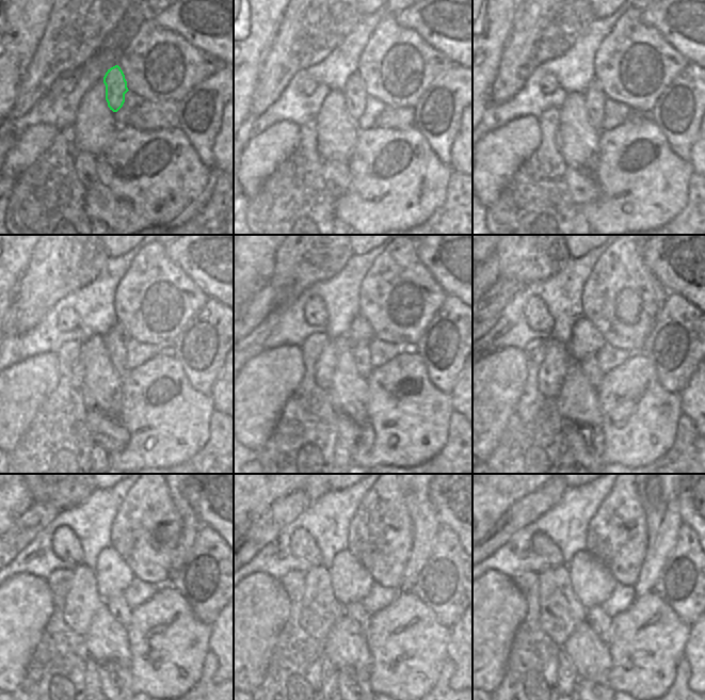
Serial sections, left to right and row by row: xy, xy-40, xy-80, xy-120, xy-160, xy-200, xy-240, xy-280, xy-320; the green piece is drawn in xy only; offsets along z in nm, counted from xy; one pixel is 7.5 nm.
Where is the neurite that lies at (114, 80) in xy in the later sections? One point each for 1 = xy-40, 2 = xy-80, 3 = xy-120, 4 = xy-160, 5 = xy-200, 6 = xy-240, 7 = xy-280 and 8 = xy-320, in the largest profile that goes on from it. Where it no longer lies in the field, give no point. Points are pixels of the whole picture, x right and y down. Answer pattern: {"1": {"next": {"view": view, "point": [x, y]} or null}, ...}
{"1": {"next": {"view": "xy-40", "point": [355, 95]}}, "2": {"next": {"view": "xy-80", "point": [594, 97]}}, "3": {"next": {"view": "xy-120", "point": [116, 339]}}, "4": {"next": {"view": "xy-160", "point": [361, 352]}}, "5": {"next": {"view": "xy-200", "point": [590, 365]}}, "6": {"next": {"view": "xy-240", "point": [116, 605]}}, "7": {"next": {"view": "xy-280", "point": [357, 613]}}, "8": {"next": {"view": "xy-320", "point": [601, 623]}}}

